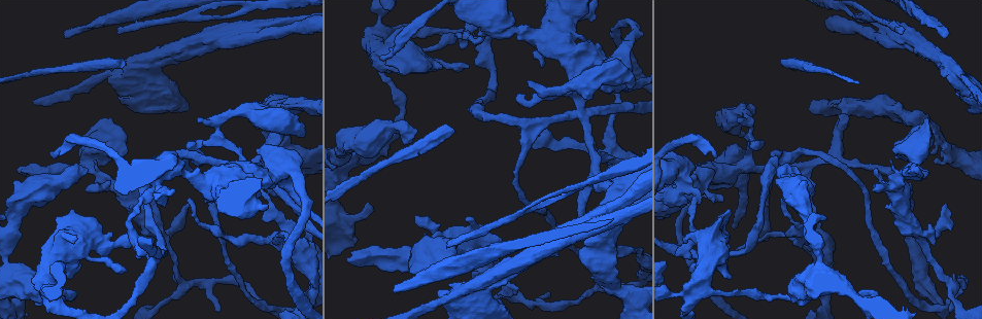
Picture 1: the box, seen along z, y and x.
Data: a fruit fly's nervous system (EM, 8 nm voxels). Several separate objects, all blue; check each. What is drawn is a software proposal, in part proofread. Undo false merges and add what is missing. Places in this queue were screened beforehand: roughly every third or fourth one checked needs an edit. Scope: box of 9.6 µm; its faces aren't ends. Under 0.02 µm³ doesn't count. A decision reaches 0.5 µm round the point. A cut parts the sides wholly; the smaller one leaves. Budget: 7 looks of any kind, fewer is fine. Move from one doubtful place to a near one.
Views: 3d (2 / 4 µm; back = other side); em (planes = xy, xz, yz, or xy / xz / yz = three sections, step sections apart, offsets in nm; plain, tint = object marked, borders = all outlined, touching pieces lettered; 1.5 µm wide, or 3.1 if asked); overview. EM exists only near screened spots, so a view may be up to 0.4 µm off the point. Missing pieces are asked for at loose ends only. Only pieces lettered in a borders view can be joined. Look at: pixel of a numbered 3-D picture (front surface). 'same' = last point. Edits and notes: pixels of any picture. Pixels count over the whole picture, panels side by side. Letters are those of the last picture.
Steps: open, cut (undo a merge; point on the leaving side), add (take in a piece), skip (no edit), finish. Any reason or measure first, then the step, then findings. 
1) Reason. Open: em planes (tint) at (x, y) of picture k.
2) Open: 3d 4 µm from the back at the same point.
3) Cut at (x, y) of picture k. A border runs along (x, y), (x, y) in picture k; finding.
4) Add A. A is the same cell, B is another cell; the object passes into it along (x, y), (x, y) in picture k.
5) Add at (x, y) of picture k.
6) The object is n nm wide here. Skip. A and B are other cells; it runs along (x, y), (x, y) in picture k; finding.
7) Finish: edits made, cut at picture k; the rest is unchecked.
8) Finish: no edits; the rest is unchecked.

End of a long branch. Open: 3d 2 µm at (948, 33) of picture 1.

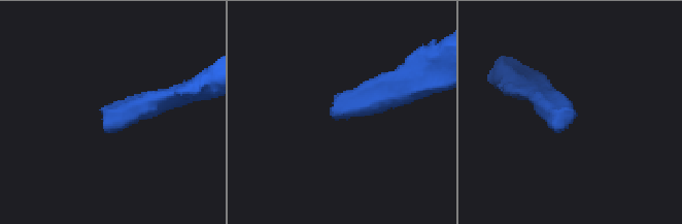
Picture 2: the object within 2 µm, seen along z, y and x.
Open: em planes (borders) at (103, 111) of picture 2.

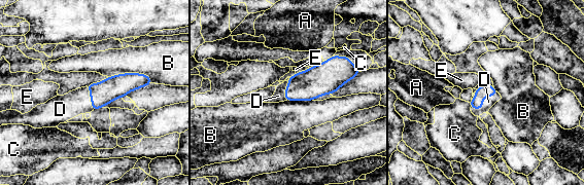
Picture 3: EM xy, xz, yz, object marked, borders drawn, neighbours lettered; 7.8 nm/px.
The longest contact is with B, 360 nm. Add D. D is the same cell, A, B, C and E are other cells; the cell continues.

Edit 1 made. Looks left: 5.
Closes a loop. Open: em planes (borders) at (862, 19) of picture 1.

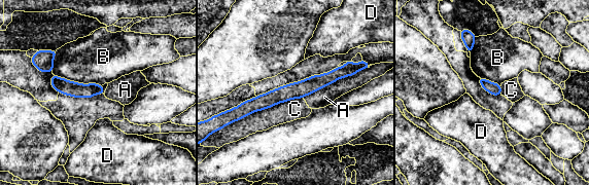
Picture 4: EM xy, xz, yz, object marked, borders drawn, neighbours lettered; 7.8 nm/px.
Skip. A, B, C and D are other cells; a border runs along (54, 74), (73, 81), (101, 85) in picture 4; continuous, no second cell.

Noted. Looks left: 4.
An open end. Open: 3d 4 µm at (946, 207) of picture 1.

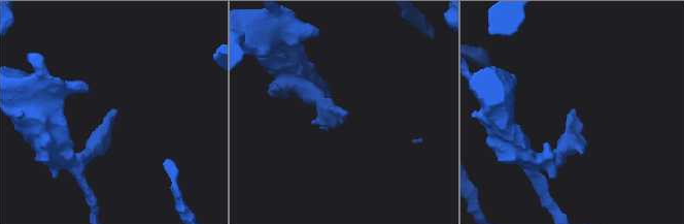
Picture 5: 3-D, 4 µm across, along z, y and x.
Open: em planes (borders) at (115, 109) of picture 5.

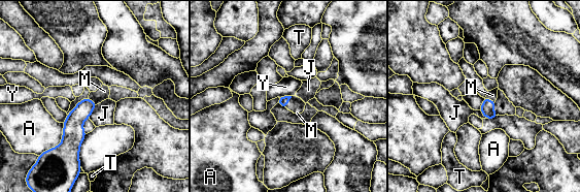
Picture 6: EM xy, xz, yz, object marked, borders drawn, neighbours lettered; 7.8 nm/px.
Add M. M is the same cell, A, J, T and Y are other cells; the object passes into it along (283, 100), (287, 101), (297, 105) in picture 6; the cell continues.

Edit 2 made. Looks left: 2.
Finish: edits made, add at picture 3, add at picture 6; the rest is unchecked.

